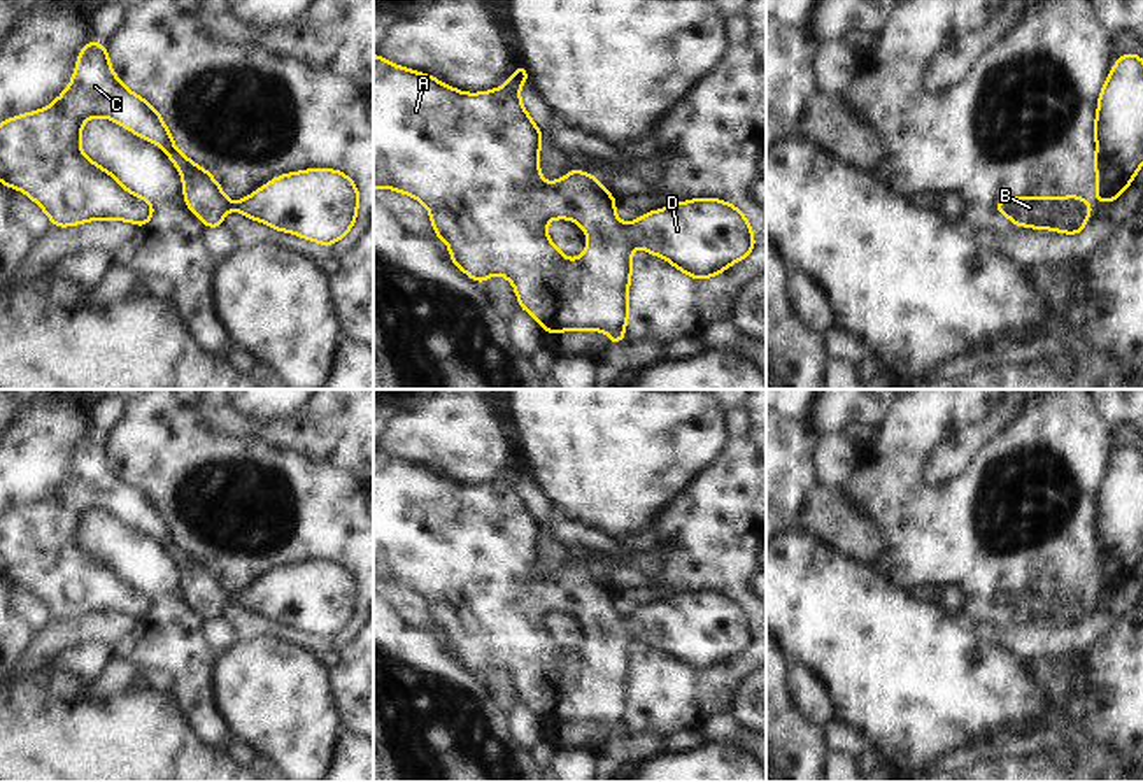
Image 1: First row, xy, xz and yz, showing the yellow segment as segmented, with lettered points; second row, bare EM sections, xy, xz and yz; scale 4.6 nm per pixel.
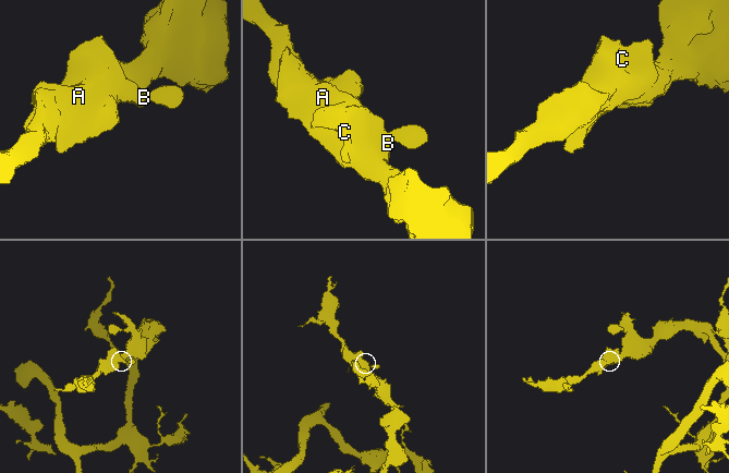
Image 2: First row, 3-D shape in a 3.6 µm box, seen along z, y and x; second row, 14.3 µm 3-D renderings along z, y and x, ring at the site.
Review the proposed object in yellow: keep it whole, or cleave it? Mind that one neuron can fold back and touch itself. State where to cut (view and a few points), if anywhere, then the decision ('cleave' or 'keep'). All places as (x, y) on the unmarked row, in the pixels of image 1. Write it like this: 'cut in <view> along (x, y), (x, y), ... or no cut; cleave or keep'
no cut; keep

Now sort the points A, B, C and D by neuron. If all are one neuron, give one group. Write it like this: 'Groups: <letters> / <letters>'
Groups: A B C D.

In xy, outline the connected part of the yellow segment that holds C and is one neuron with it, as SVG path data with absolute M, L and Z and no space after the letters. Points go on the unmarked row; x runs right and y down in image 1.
M89 433L79 445L68 480L47 500L0 515L0 575L28 587L51 612L53 619L74 619L95 612L130 614L144 619L154 598L124 580L116 568L81 544L82 517L107 510L128 524L158 537L177 559L186 600L207 619L217 621L233 601L277 624L289 624L321 638L333 638L356 615L359 584L351 570L333 561L307 561L277 568L244 593L231 594L209 563L198 559L174 538L174 528L160 505L130 484L110 461L105 438Z

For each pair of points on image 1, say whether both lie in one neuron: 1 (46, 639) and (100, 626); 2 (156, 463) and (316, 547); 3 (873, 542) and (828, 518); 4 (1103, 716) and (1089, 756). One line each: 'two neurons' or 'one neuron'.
1: one neuron
2: one neuron
3: one neuron
4: two neurons

